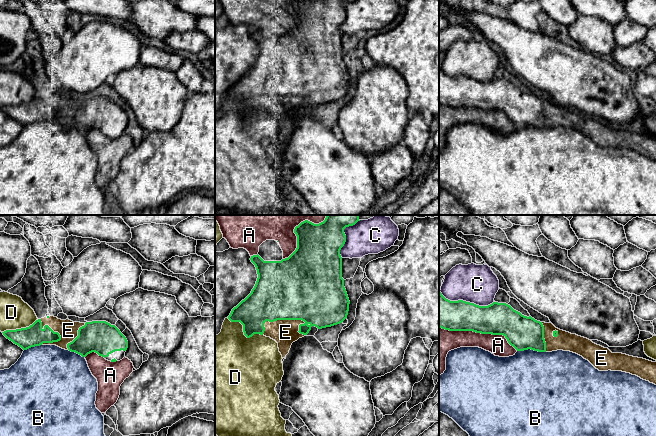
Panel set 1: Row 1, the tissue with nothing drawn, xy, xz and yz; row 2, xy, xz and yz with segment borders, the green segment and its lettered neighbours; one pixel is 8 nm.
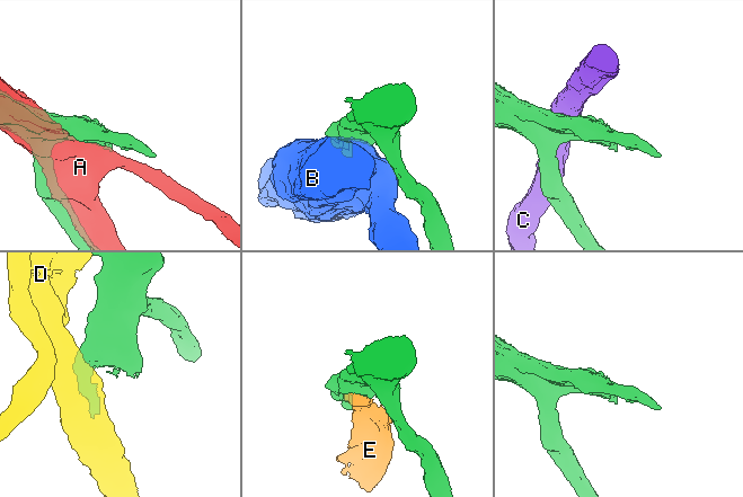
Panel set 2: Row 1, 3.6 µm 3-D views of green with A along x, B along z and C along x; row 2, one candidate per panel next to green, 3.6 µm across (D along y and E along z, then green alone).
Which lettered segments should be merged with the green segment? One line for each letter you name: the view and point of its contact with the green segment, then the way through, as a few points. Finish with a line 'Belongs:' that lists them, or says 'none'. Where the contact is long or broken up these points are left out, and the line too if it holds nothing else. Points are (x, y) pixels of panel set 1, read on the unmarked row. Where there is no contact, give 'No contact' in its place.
E: Touches green at xz (279, 95)
Belongs: E

